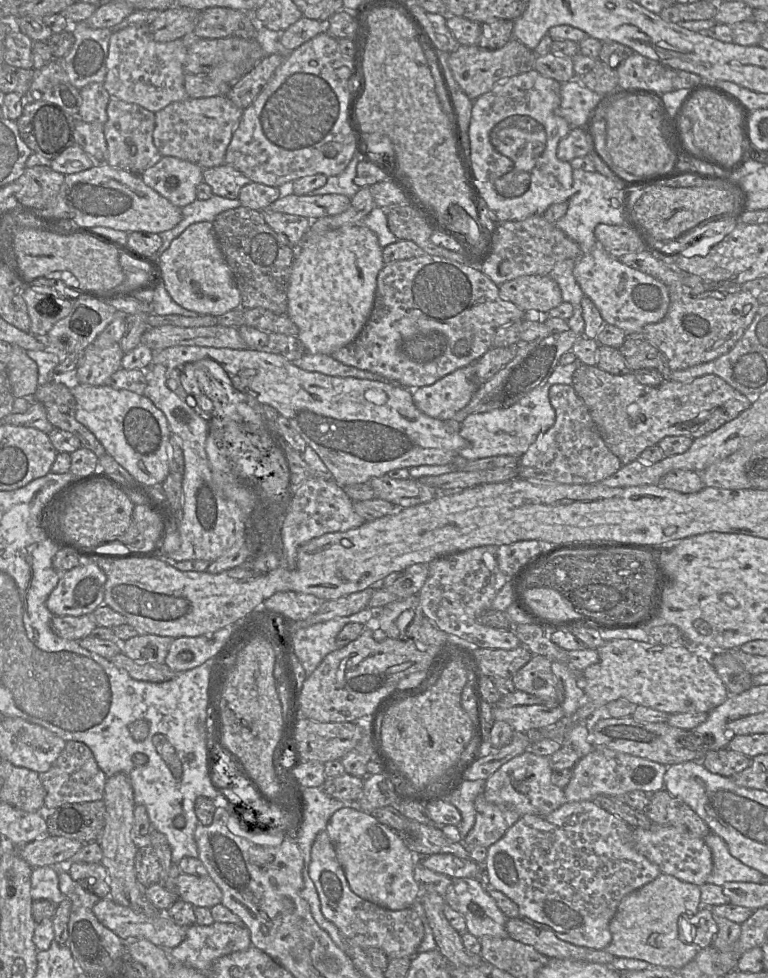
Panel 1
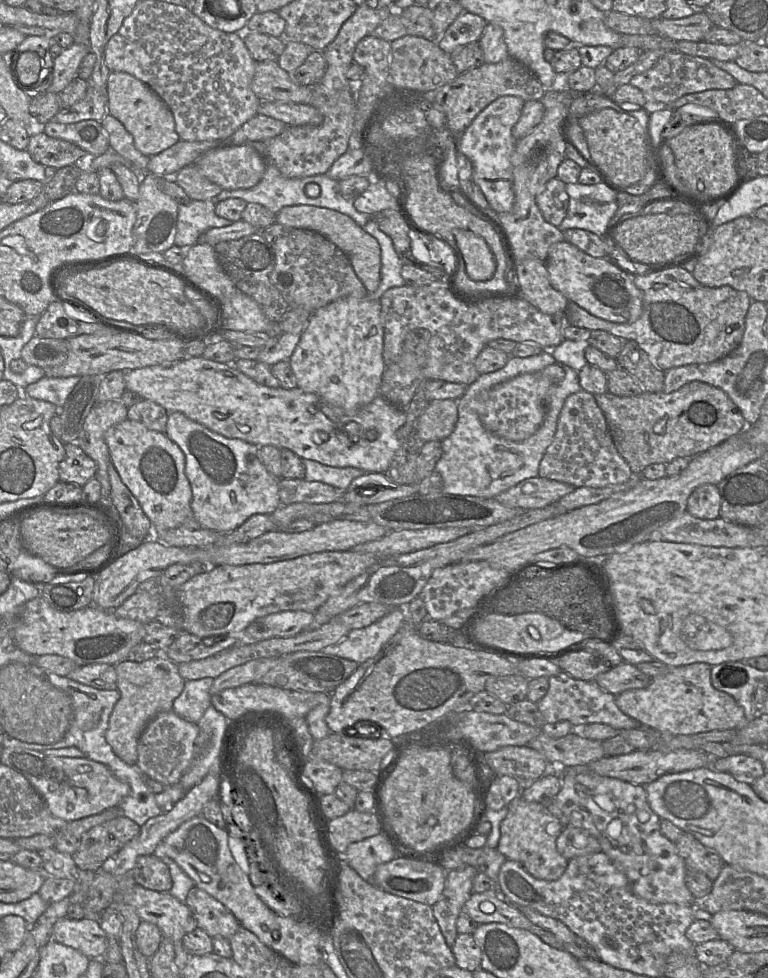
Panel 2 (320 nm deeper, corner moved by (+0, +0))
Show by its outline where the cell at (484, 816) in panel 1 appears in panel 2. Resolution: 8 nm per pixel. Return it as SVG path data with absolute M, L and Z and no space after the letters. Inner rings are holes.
M465 864L463 868L446 872L444 889L434 905L433 915L451 948L458 935L456 920L472 892L473 879L478 869Z

